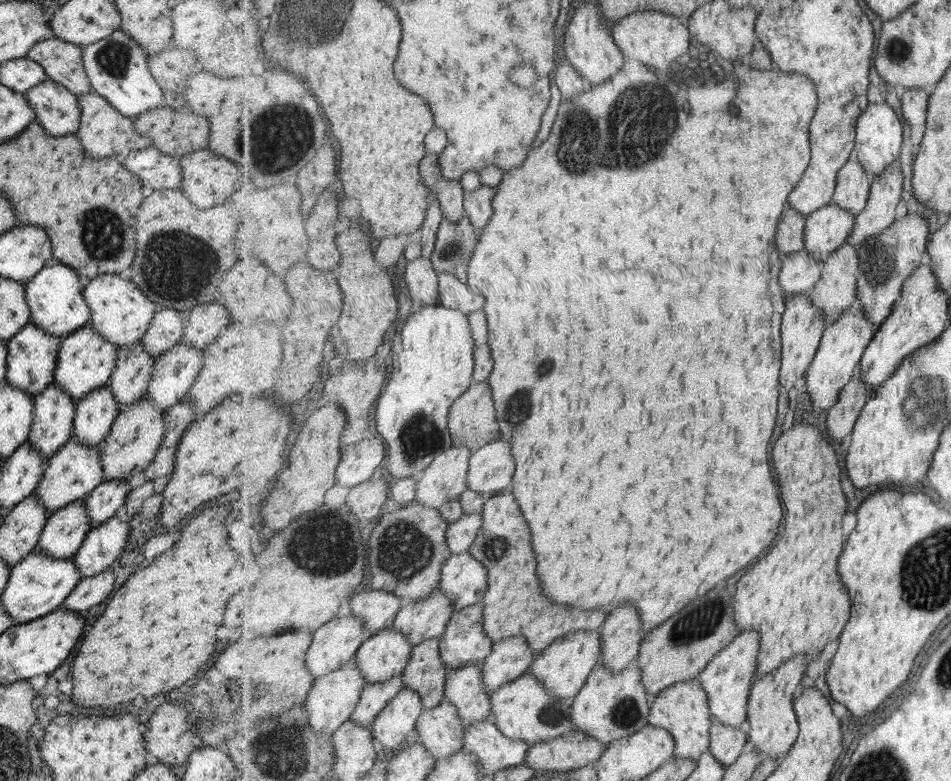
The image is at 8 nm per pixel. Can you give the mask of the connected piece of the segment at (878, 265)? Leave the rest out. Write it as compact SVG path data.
M910 213L897 219L881 234L869 237L859 246L860 273L858 278L858 300L865 314L879 330L893 313L896 300L901 296L903 285L927 259L927 248L931 242L929 220L923 214Z

